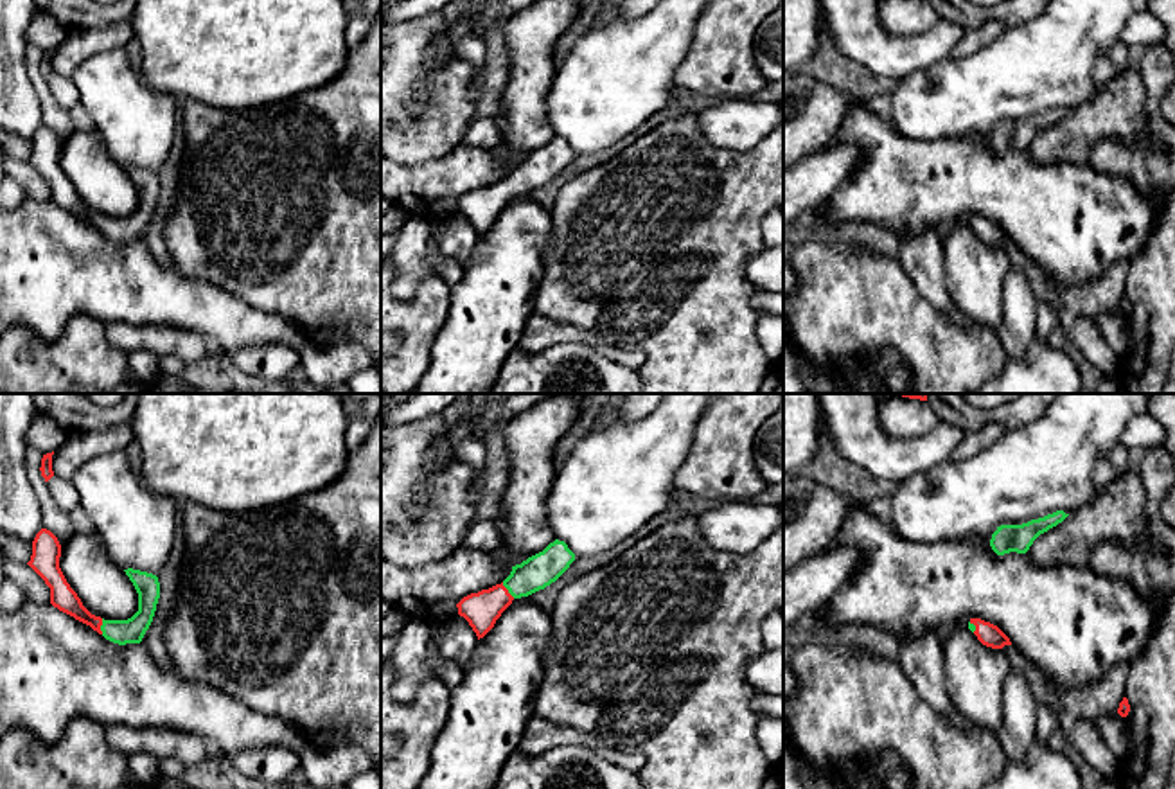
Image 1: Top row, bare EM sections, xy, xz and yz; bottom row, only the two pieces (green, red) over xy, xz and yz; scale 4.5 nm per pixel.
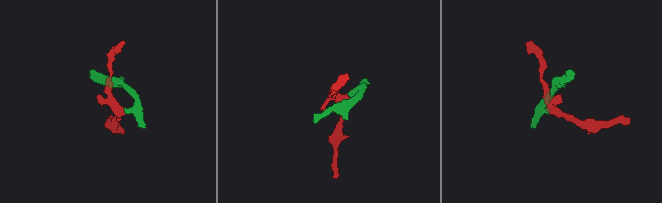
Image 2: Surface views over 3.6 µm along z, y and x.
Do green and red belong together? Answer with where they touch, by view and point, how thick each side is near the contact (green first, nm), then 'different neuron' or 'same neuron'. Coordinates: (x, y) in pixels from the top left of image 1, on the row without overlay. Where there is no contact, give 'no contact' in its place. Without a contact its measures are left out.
xy (101, 223) | 110/110 nm | same neuron

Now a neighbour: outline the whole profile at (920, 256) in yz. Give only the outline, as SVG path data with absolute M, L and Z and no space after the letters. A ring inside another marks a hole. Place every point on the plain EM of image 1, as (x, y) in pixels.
M929 228L902 239L898 261L913 279L920 295L941 315L952 316L956 307L945 289L941 230Z

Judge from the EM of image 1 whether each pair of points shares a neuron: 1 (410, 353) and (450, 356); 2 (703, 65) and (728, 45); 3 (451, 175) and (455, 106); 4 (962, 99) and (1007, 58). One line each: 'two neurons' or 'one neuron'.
1: two neurons
2: one neuron
3: two neurons
4: one neuron

